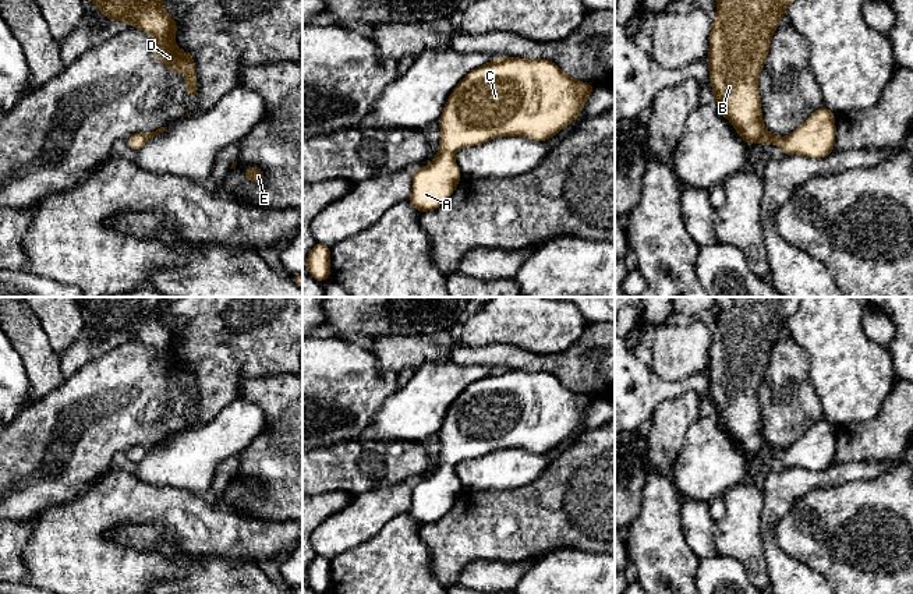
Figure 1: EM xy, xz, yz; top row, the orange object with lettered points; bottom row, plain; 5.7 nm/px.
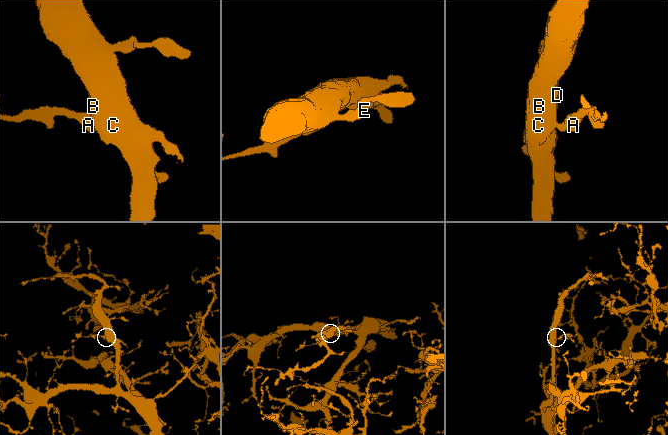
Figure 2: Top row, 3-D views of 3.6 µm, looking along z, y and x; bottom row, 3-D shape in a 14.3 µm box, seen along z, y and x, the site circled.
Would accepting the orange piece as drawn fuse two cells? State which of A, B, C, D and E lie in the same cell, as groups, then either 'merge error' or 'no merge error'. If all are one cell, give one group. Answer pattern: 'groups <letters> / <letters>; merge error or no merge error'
groups A B C D E; no merge error

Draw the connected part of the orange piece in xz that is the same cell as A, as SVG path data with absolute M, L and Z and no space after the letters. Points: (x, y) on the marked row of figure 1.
M499 57L473 70L450 93L438 120L440 139L436 158L414 170L408 204L420 212L438 209L456 190L461 174L454 153L498 137L548 141L576 120L597 85L566 75L546 59Z

